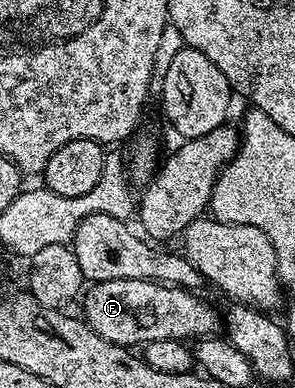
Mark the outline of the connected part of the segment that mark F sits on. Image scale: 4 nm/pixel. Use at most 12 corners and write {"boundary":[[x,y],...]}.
{"boundary":[[152,280],[93,283],[84,320],[104,340],[209,338],[201,293]]}

